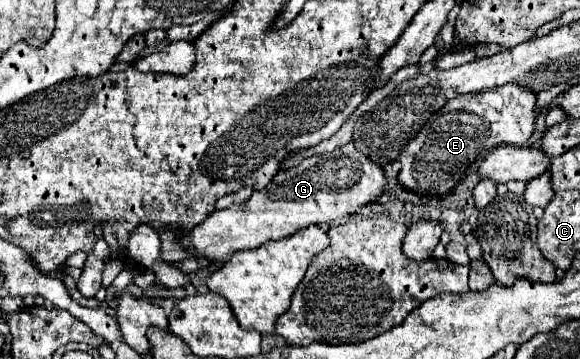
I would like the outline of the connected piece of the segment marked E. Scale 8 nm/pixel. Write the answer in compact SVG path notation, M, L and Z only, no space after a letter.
M511 83L481 93L469 93L445 103L433 119L421 129L421 135L409 141L401 151L399 183L419 195L445 195L461 179L461 173L487 149L497 145L525 145L535 129L537 95L529 87Z

